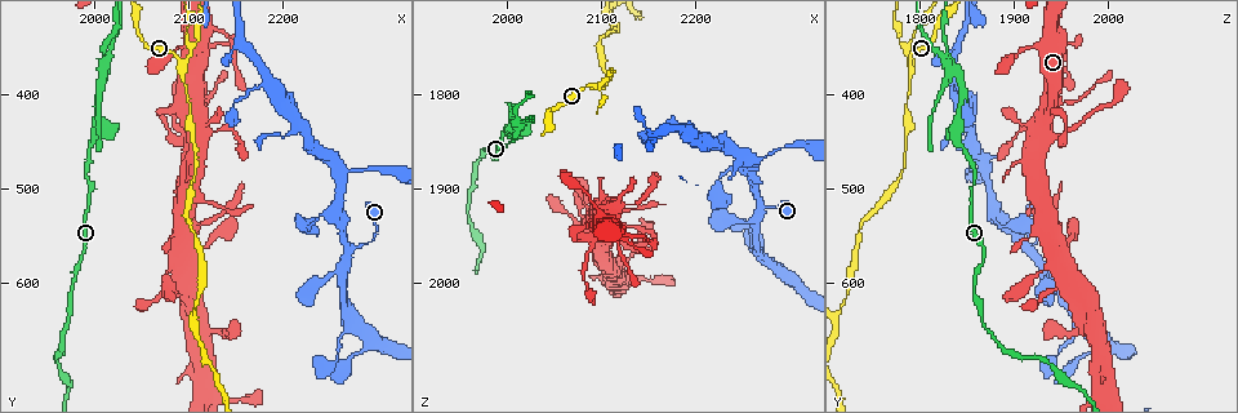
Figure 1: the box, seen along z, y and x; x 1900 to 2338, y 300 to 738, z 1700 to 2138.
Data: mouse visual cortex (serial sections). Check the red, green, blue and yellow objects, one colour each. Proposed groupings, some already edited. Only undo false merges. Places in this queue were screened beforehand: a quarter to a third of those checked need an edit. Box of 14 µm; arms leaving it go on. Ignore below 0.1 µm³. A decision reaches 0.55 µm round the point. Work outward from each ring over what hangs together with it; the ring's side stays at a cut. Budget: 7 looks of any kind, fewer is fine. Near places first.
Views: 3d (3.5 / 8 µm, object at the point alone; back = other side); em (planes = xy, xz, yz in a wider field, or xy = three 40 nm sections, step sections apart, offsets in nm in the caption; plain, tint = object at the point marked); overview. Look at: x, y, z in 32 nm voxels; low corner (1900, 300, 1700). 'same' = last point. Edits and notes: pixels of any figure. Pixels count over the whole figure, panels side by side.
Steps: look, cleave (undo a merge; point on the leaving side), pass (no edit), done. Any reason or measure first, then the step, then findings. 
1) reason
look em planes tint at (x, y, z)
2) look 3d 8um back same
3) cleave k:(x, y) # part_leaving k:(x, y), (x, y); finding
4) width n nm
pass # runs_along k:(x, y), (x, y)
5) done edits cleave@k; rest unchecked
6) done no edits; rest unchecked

arms run side by side
look 3d 3.5um back at (2010, 365, 1825)

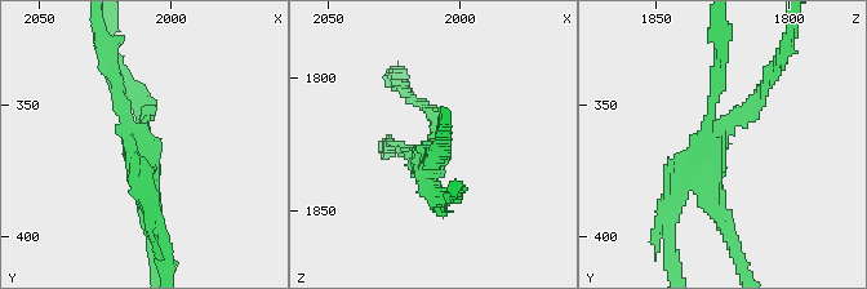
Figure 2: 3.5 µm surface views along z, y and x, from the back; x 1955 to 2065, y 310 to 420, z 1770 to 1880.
look em xy step 3 plain at (2012, 364, 1828)

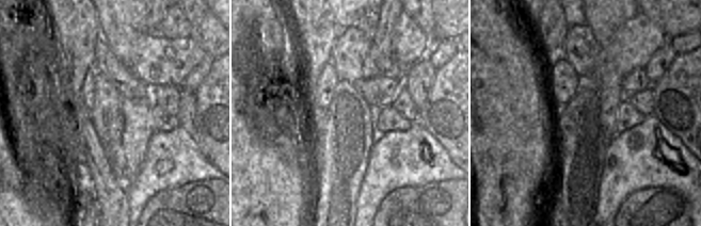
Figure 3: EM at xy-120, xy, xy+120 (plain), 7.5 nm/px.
where the object lies
look em xy step 3 tint same

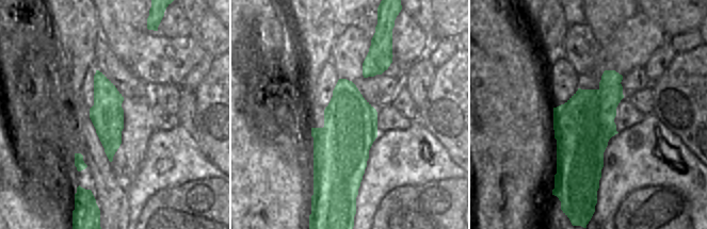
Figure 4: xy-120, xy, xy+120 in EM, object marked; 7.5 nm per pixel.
cleave 2:(755, 112) # part_leaving 2:(701, 168), (714, 141), (767, 81); a second cell is stuck on

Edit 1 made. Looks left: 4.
look overview

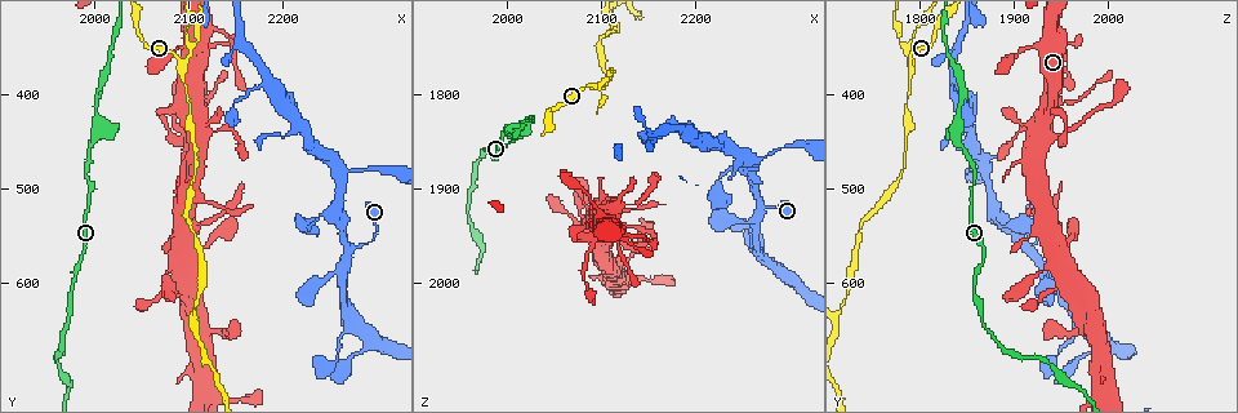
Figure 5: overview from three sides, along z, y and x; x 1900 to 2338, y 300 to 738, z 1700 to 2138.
sharp bend
look 3d 3.5um at (2105, 350, 1785)

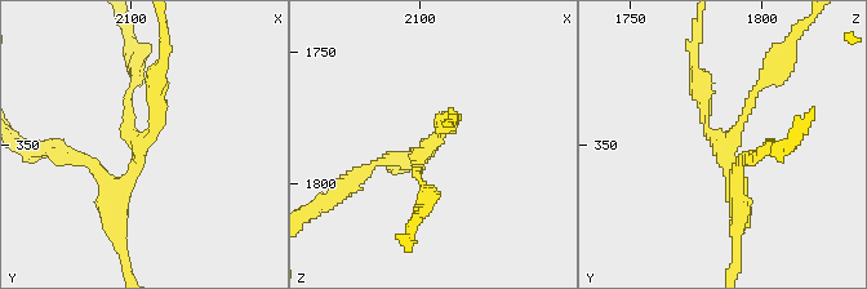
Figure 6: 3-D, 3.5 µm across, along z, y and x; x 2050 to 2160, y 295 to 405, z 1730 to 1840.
arms 3; arm_widths 100, 150, 200 nm
look em xy step 2 plain at (2103, 351, 1785)

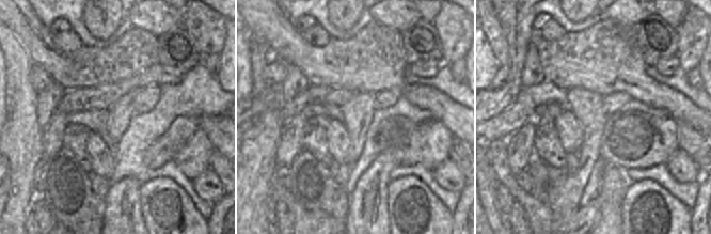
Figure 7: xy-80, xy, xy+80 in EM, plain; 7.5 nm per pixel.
look em xy step 2 tint same

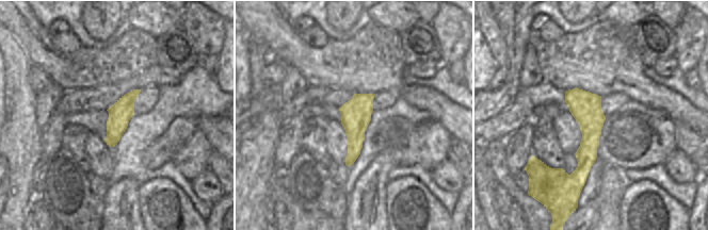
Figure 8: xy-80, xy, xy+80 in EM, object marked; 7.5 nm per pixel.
width 220 nm
pass # runs_along 6:(741, 160), (737, 185), (724, 149), (767, 78); continuous, no second cell

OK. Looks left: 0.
done edits cleave@2; rest unchecked

